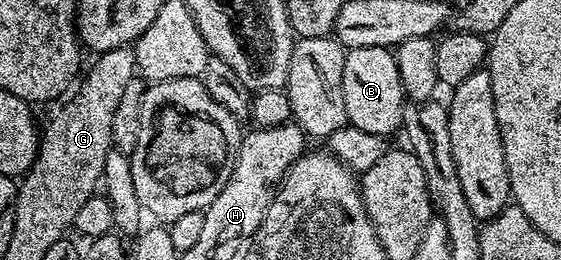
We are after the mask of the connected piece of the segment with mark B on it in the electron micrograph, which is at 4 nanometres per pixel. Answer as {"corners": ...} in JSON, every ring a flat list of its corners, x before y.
{"corners":[[382,47,347,50,342,67,342,99,346,102,349,125,358,127,358,131,370,131,370,135,391,138,391,133,403,126,406,108,395,52]]}

